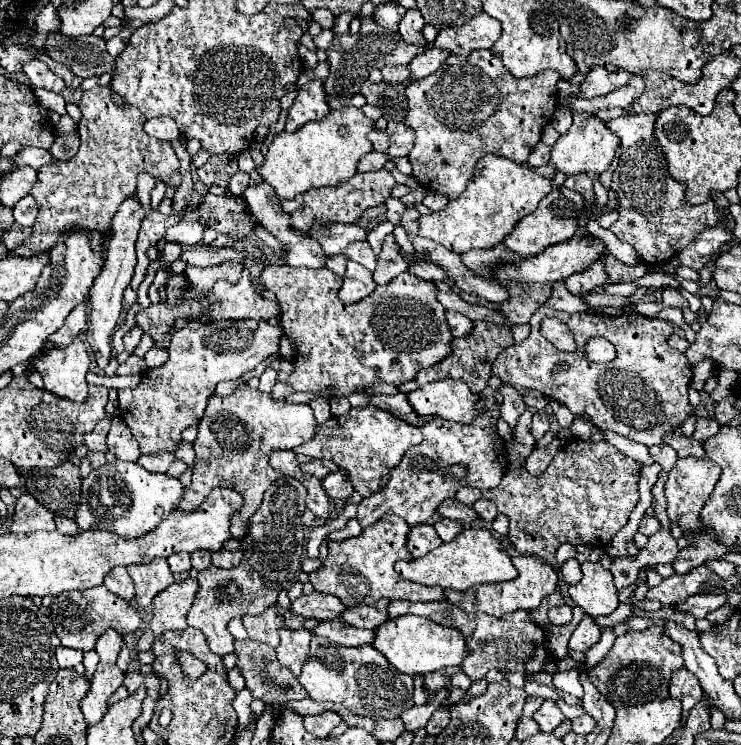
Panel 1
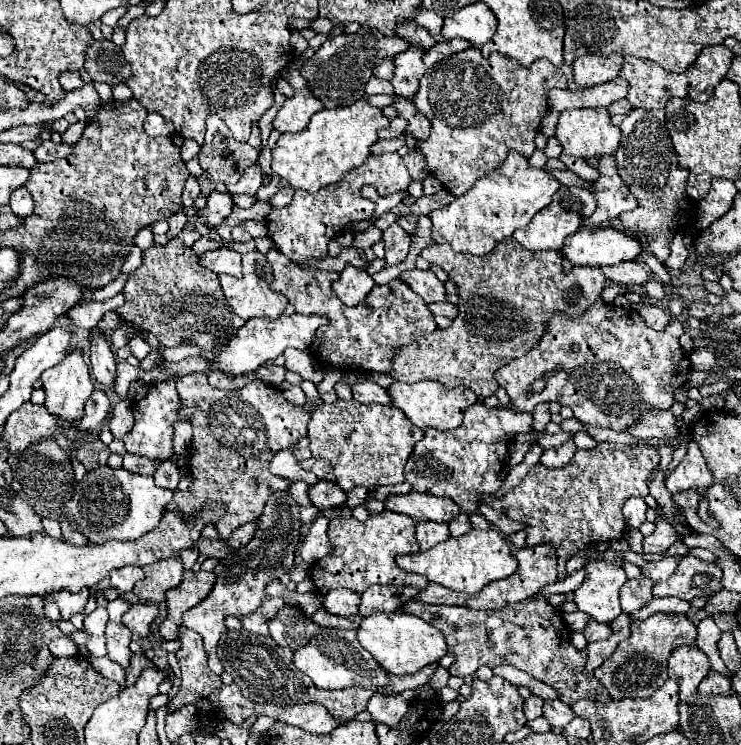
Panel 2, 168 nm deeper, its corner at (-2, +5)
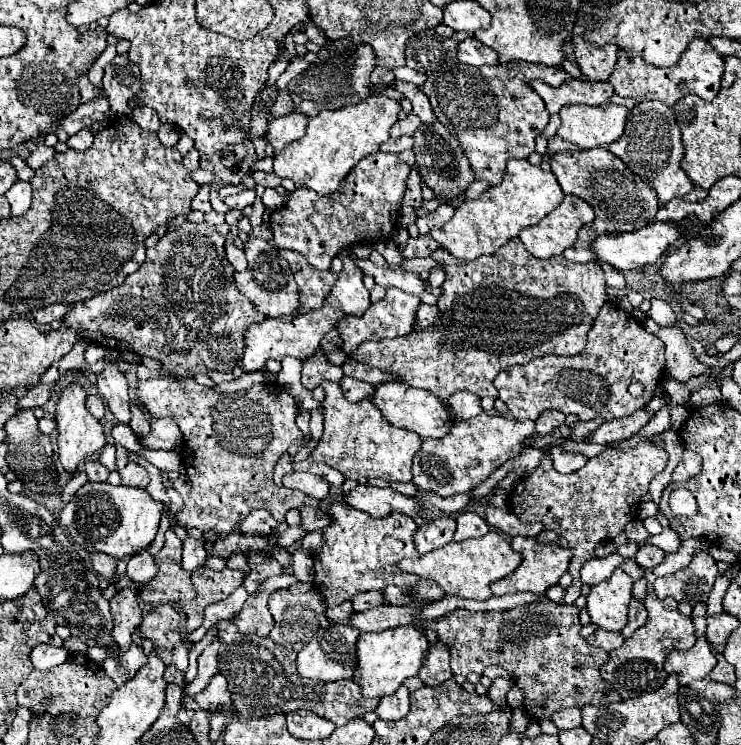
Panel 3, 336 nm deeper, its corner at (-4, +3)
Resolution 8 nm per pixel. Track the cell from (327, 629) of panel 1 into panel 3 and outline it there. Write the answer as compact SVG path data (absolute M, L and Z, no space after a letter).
M351 601L343 603L343 605L337 605L337 607L329 607L325 611L327 619L331 621L347 621L351 615L353 615L353 607L351 607Z

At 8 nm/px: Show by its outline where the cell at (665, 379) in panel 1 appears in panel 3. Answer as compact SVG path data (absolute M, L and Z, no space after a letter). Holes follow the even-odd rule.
M603 303L595 325L589 331L589 339L585 345L585 351L575 355L575 357L541 357L541 359L531 359L525 365L515 365L509 367L505 371L501 371L495 377L495 387L499 391L499 399L507 403L511 415L515 419L537 419L543 411L547 409L555 409L561 411L565 415L577 415L581 421L591 421L591 419L605 419L605 421L613 421L619 417L629 417L633 411L643 409L649 405L649 401L653 399L653 393L657 389L657 385L665 379L665 345L663 341L645 331L645 325L633 315L627 313L625 309L621 309L615 303ZM631 383L643 383L645 385L645 393L643 397L631 397L631 393L627 391L627 387Z

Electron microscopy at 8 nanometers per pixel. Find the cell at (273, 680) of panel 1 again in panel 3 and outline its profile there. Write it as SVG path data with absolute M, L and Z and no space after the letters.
M231 621L217 623L217 639L221 643L217 655L219 673L223 673L229 683L229 691L241 721L249 717L309 709L329 719L337 727L343 727L355 717L363 717L367 711L375 711L377 703L381 701L381 697L363 697L363 691L353 681L321 683L299 677L299 673L295 671L293 651L287 651L283 645L275 645L269 637L239 633L235 629L235 623Z

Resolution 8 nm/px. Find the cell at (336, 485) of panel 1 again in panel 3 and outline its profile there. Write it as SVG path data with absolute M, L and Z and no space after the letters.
M321 501L319 507L313 505L305 505L301 509L301 525L307 531L315 531L315 529L325 529L327 525L331 525L331 519L327 517L327 507L325 501Z

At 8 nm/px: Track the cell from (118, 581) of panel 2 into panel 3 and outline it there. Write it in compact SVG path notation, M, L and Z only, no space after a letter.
M145 551L135 555L135 557L131 557L129 563L127 563L129 581L139 583L141 587L145 587L155 577L155 573L157 573L157 567L153 563L153 557L149 553L145 553Z

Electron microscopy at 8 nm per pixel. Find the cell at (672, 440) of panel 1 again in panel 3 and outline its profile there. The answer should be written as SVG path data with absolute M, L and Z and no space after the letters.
M637 409L635 413L631 413L625 419L615 419L615 421L605 421L591 437L587 437L585 441L593 441L593 443L611 443L611 441L621 441L625 437L631 437L635 433L639 433L647 421L653 417L653 413L649 409Z

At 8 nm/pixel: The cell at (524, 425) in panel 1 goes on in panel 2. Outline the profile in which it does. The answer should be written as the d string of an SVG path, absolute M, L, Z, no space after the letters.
M541 433L541 437L537 437L537 441L539 441L539 445L541 445L543 449L547 449L547 447L561 447L563 443L571 441L571 435L569 435L569 433L557 433L557 435Z

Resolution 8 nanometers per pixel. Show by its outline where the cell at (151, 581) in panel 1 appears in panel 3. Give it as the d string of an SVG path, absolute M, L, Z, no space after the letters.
M171 529L165 533L165 547L155 555L155 565L157 575L139 591L143 603L173 603L195 597L191 573L181 567L181 541Z

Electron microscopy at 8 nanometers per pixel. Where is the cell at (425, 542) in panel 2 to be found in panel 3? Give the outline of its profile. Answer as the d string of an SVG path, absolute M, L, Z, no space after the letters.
M433 519L423 523L415 533L415 547L421 555L453 541L455 519Z

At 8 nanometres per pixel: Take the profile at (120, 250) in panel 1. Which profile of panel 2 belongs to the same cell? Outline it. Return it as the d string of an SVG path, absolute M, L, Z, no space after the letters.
M95 333L91 337L89 359L91 359L95 379L103 387L113 389L115 387L115 377L117 377L117 361L115 361L115 355L109 349L109 341L107 341L107 337L103 337L103 333Z

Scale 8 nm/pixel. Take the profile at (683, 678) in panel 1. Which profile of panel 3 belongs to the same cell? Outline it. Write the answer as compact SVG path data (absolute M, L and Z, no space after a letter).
M699 637L697 643L687 651L673 651L665 661L665 671L677 675L679 685L687 685L695 679L705 679L707 673L715 667L717 659L711 651L705 637Z

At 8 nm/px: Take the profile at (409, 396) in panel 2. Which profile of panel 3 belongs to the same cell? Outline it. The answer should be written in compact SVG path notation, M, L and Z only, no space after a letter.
M387 381L387 383L379 383L373 395L373 403L375 407L385 415L385 419L397 427L405 427L415 431L421 439L441 439L443 435L447 435L453 427L453 419L447 411L447 407L441 403L441 399L437 399L433 393L425 391L425 389L415 389L409 387L405 383L399 381Z

